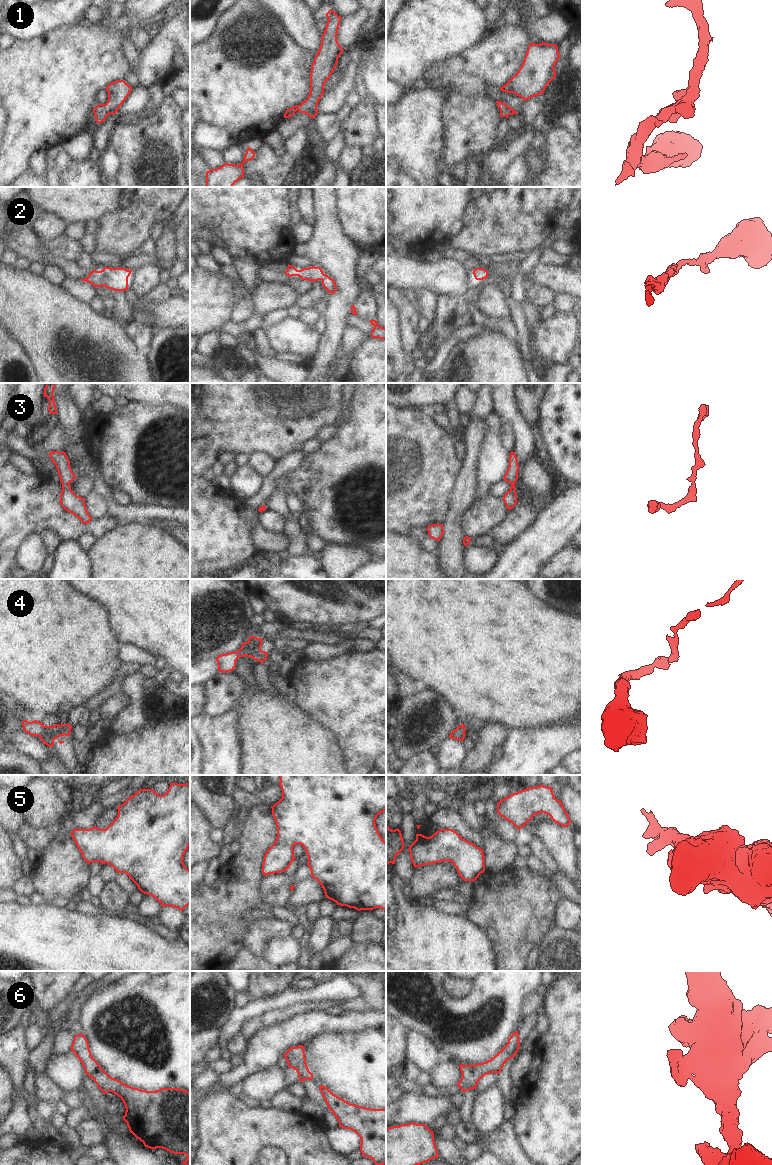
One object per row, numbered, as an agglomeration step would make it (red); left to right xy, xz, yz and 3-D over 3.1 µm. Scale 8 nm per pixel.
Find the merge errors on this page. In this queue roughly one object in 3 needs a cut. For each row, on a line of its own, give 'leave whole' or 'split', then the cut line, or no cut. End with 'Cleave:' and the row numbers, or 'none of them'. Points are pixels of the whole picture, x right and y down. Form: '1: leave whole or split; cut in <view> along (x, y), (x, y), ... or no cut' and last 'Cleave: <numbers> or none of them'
1: leave whole; no cut
2: leave whole; no cut
3: leave whole; no cut
4: leave whole; no cut
5: leave whole; no cut
6: leave whole; no cut
Cleave: none of them

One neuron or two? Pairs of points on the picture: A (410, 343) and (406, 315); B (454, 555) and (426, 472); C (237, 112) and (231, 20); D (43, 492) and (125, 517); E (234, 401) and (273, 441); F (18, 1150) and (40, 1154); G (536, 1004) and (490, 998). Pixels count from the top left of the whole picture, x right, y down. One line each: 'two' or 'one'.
A: one
B: two
C: one
D: two
E: one
F: one
G: two

